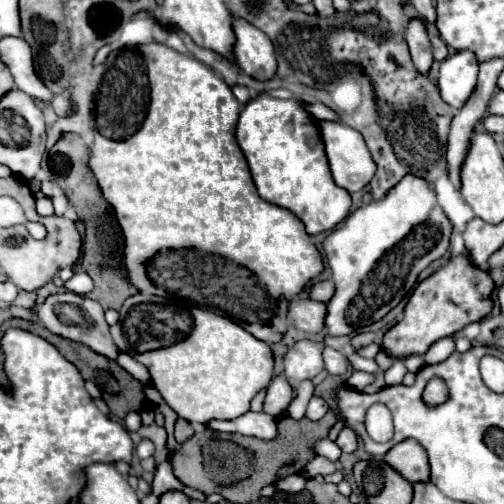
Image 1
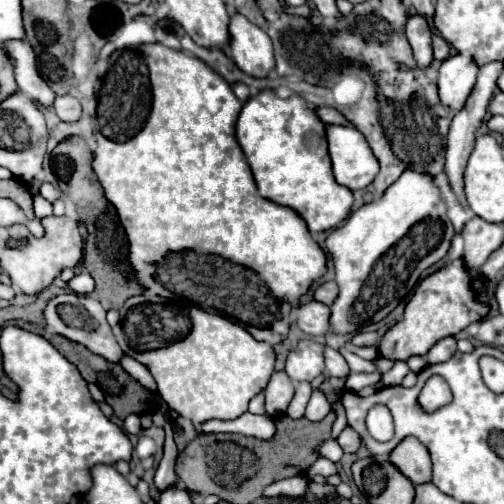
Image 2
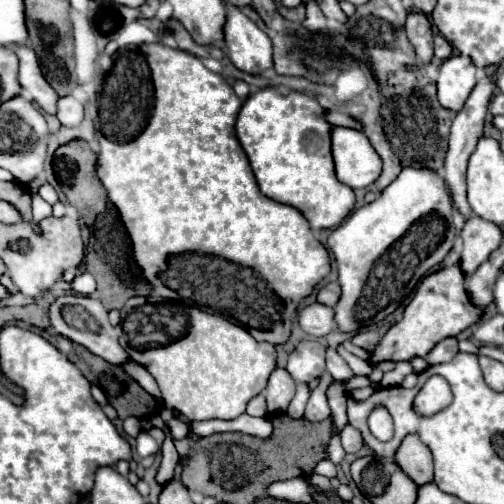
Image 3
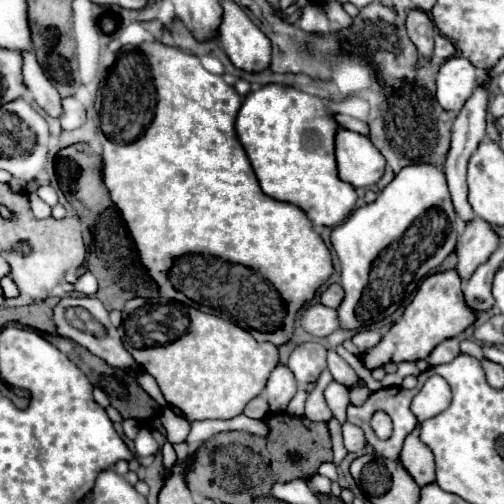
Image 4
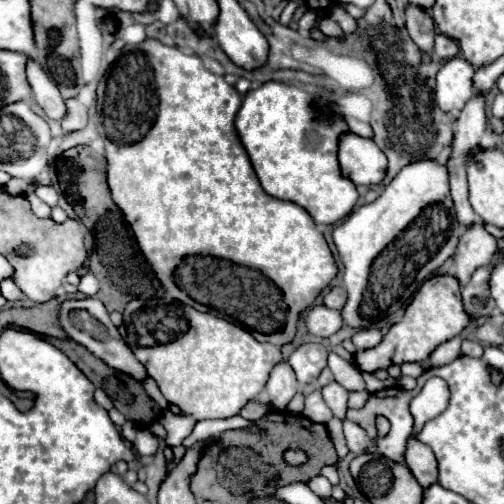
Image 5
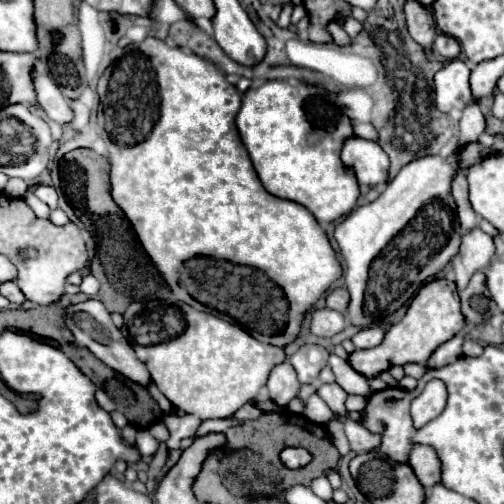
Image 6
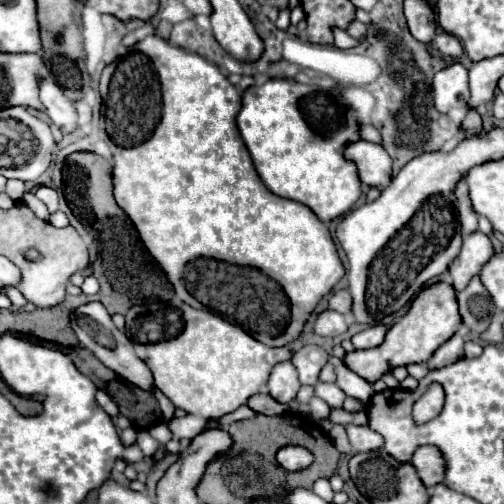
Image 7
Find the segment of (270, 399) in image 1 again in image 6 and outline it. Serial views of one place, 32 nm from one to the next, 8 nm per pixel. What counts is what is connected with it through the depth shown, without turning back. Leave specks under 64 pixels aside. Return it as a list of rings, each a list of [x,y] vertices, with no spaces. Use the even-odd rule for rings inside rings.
[[[282,362],[282,364],[274,366],[266,388],[268,388],[268,396],[278,406],[286,406],[292,398],[296,398],[296,394],[300,390],[300,382],[296,378],[296,370],[292,368],[292,364]]]

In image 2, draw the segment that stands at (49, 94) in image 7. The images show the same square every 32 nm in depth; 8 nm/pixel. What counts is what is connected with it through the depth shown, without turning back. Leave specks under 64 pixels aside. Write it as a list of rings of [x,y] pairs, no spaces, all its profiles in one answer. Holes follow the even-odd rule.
[[[10,40],[10,42],[2,44],[2,48],[6,48],[8,54],[16,62],[14,74],[16,74],[18,88],[24,94],[28,94],[32,100],[40,102],[44,108],[52,108],[56,94],[52,92],[52,88],[48,88],[48,84],[38,74],[36,54],[32,52],[30,44],[28,42],[22,42],[22,40]]]

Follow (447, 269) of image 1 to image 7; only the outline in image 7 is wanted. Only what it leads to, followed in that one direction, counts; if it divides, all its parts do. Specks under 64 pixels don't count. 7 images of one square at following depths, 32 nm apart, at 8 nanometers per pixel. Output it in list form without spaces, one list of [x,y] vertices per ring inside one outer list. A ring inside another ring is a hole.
[[[440,282],[434,284],[426,290],[422,290],[416,300],[412,302],[412,308],[406,316],[402,316],[388,332],[386,332],[386,340],[376,346],[376,348],[368,348],[368,350],[354,350],[348,352],[344,356],[344,364],[356,372],[360,378],[364,378],[366,382],[374,384],[376,380],[380,380],[386,372],[398,368],[398,366],[408,366],[414,362],[426,362],[434,350],[438,346],[442,346],[462,324],[460,314],[458,314],[458,304],[456,304],[456,292],[452,286]]]

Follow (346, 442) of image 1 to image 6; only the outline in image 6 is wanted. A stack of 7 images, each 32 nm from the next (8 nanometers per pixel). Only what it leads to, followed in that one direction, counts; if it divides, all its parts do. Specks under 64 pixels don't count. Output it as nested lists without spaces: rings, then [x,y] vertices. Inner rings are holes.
[[[348,420],[348,422],[344,424],[344,430],[346,430],[348,442],[350,442],[350,446],[352,446],[352,452],[356,452],[356,454],[360,454],[360,452],[370,452],[372,448],[378,448],[378,446],[380,446],[380,436],[368,432],[368,430],[366,430],[362,424],[358,424],[358,422]]]

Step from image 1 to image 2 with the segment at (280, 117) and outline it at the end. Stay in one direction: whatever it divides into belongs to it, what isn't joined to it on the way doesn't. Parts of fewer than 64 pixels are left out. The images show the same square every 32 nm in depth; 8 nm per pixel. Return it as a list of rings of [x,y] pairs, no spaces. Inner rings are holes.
[[[262,90],[244,102],[236,122],[236,138],[250,162],[260,194],[276,204],[296,210],[306,220],[310,232],[336,228],[350,214],[350,208],[354,204],[352,190],[344,188],[334,180],[332,162],[328,156],[326,124],[318,118],[316,108],[318,108],[316,104],[308,102],[298,94],[292,94],[290,98],[280,98],[274,94],[274,90]]]

